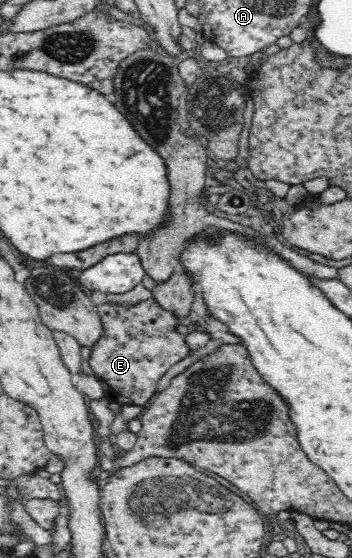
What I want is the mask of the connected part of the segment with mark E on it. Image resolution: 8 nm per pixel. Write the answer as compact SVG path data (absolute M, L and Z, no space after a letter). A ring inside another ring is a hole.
M155 296L146 298L145 301L128 303L125 301L108 301L96 306L98 314L104 322L105 337L95 349L92 349L90 366L95 372L101 386L105 389L106 398L120 405L128 404L145 407L155 395L155 388L160 379L173 365L188 357L191 350L186 345L186 336L177 331L179 314L172 309L165 309Z

